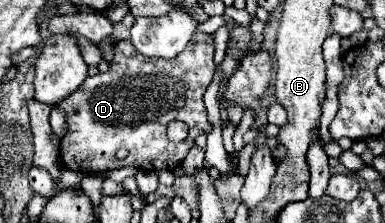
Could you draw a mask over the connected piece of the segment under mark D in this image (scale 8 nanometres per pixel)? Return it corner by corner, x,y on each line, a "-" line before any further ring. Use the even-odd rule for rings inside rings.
196,32
184,52
178,58
146,58
132,48
128,40
116,42
114,46
114,60
106,72
98,72
96,76
88,76
82,86
60,102
60,108
66,110
68,116
68,130
60,142
60,154
66,168
80,172
80,174
94,174
94,172
108,172
122,166
134,166
144,172
160,172
160,170
174,170
184,156
190,152
196,136
210,134
212,124
208,122
206,106
204,106
204,92
214,78
214,34
-
172,120
180,120
188,124
190,132
182,144
174,144
166,136
166,126
-
118,148
126,148
128,156
124,160
116,160
114,154

